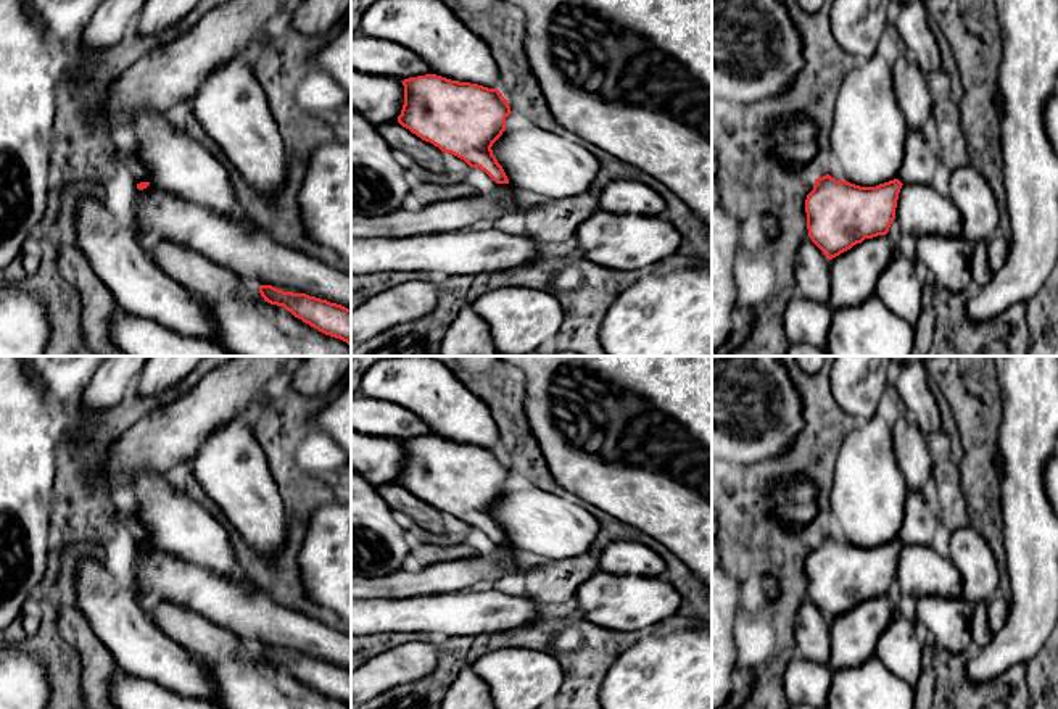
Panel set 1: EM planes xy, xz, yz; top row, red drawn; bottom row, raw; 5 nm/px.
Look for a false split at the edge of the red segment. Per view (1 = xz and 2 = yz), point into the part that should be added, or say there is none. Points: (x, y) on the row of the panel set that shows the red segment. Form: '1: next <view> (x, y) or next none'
1: next none
2: next none

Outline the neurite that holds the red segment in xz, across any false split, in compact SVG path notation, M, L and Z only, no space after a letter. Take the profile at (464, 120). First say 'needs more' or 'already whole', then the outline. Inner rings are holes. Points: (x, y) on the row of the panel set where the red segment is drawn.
already whole | M425 74L401 81L404 85L404 105L398 122L425 142L444 153L464 160L470 168L480 168L496 184L509 184L509 179L493 155L493 143L502 135L506 118L512 113L507 100L498 89L478 84L451 81L436 74Z

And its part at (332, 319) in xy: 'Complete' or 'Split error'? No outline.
Complete

